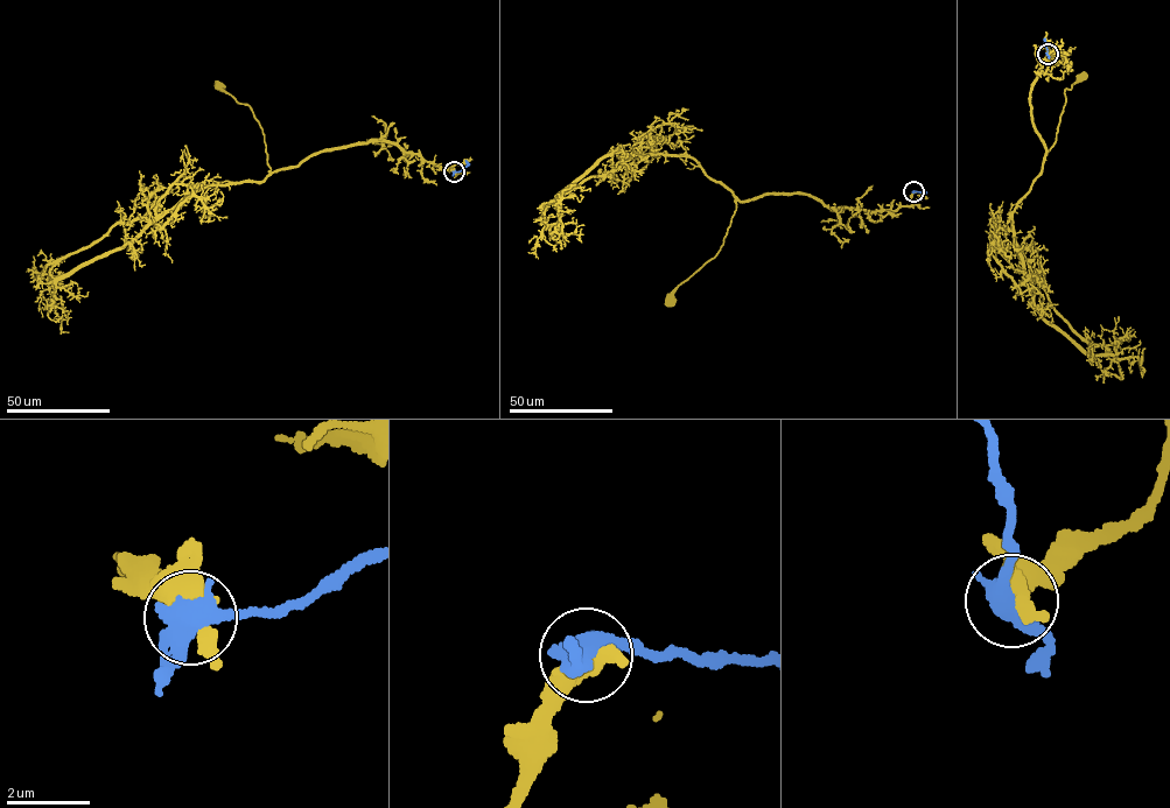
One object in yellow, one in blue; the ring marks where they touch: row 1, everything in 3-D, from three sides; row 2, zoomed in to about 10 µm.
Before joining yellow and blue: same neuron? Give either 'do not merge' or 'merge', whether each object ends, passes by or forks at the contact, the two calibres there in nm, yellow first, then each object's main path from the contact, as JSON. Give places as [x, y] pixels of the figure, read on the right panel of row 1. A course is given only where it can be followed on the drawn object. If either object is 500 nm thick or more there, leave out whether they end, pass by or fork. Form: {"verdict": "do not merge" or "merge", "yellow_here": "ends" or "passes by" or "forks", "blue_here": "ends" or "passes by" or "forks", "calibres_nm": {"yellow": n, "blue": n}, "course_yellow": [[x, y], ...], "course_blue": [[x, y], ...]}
{"verdict": "do not merge", "calibres_nm": {"yellow": 380, "blue": 500}, "course_yellow": [[1048, 54], [1056, 47], [1056, 56], [1041, 65], [1029, 103], [1045, 155], [1056, 140], [1064, 90], [1081, 76]], "course_blue": [[1048, 54], [1044, 39]]}

